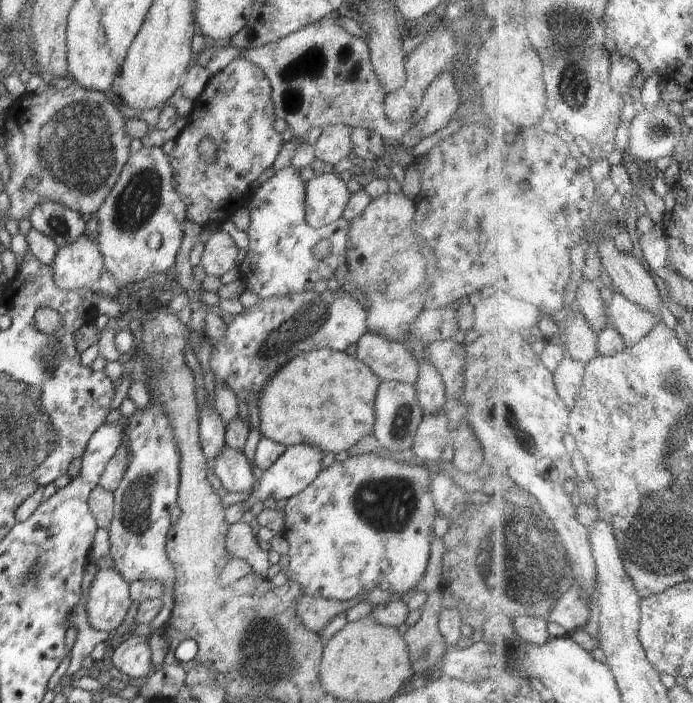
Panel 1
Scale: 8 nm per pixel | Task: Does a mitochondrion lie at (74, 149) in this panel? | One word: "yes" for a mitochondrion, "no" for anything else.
yes

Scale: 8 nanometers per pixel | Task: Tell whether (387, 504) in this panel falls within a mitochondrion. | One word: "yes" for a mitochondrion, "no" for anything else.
yes

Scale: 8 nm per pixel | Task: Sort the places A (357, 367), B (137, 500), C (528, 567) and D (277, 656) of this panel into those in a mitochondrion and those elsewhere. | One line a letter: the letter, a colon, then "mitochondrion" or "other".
A: other
B: mitochondrion
C: mitochondrion
D: mitochondrion

